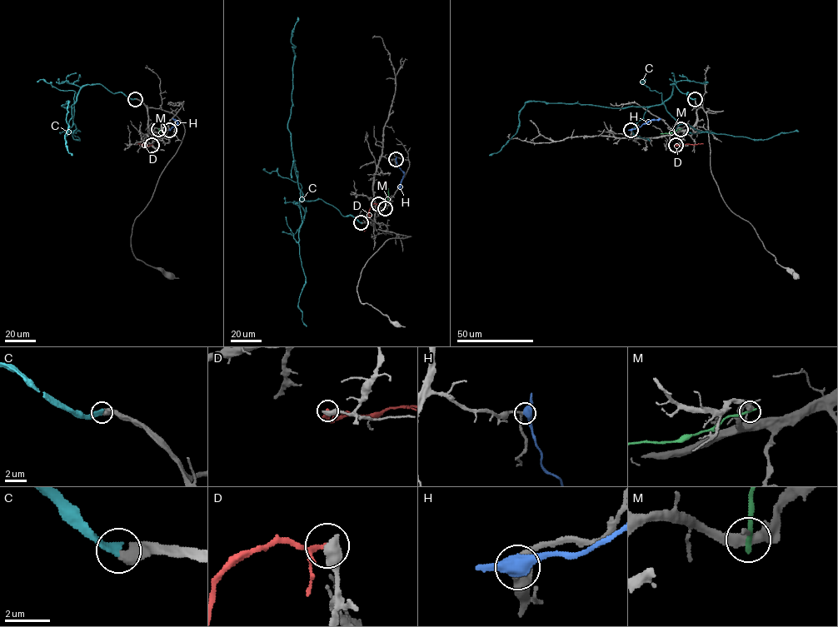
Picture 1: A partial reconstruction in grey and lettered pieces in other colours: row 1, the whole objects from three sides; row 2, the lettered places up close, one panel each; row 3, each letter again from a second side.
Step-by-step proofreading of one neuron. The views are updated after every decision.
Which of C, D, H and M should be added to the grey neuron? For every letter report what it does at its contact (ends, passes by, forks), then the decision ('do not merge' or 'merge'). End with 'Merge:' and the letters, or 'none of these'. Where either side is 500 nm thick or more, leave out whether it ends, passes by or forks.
C: merge
D: do not merge
H: do not merge
M: it ends | do not merge
Merge: C

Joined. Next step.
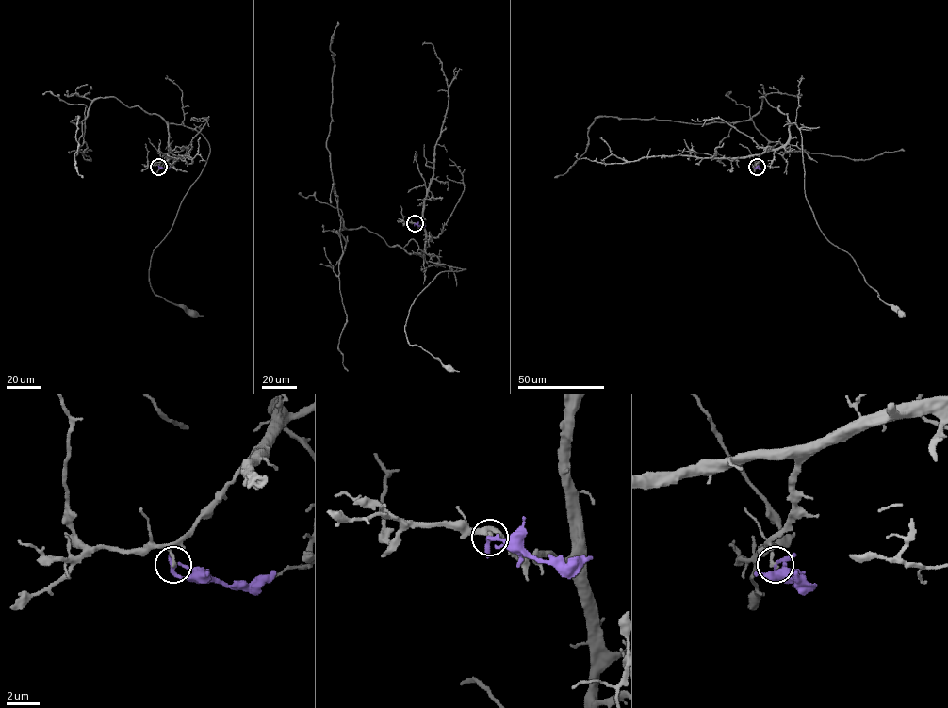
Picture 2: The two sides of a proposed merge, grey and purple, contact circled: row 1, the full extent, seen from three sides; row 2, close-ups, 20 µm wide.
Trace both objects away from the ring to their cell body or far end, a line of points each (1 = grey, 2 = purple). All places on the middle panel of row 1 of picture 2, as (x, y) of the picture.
1: (414, 223), (425, 233), (424, 259), (465, 269), (434, 277), (411, 306), (405, 325), (409, 344), (449, 367)
2: (414, 223), (425, 226)

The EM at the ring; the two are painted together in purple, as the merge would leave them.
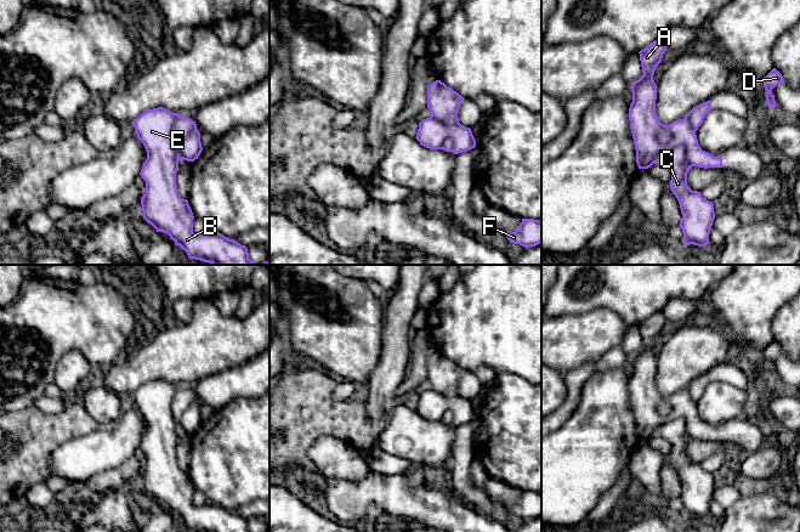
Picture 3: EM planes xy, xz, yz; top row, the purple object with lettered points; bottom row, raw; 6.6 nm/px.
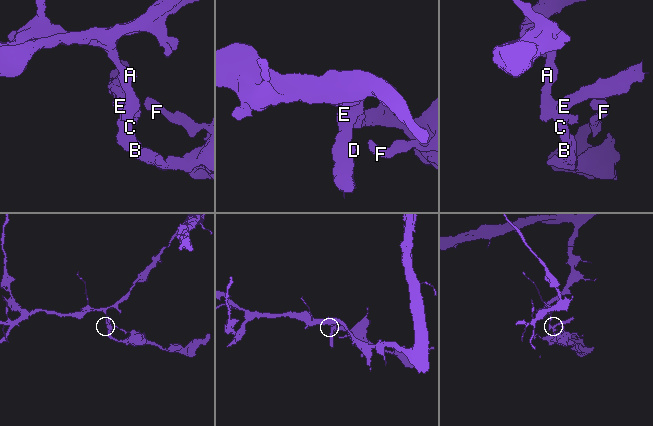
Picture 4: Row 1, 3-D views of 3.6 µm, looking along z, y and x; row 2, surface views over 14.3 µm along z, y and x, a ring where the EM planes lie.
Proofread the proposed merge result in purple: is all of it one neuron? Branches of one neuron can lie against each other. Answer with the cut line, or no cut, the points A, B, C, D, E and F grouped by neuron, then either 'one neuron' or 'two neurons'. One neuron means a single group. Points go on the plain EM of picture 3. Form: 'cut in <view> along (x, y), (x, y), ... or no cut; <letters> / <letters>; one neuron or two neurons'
cut in xy along (182, 388), (174, 396), (171, 403), (171, 414), (176, 422); A / B C D E F; two neurons

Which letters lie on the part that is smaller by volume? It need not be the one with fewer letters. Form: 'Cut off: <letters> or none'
Cut off: B, C, D, E, F

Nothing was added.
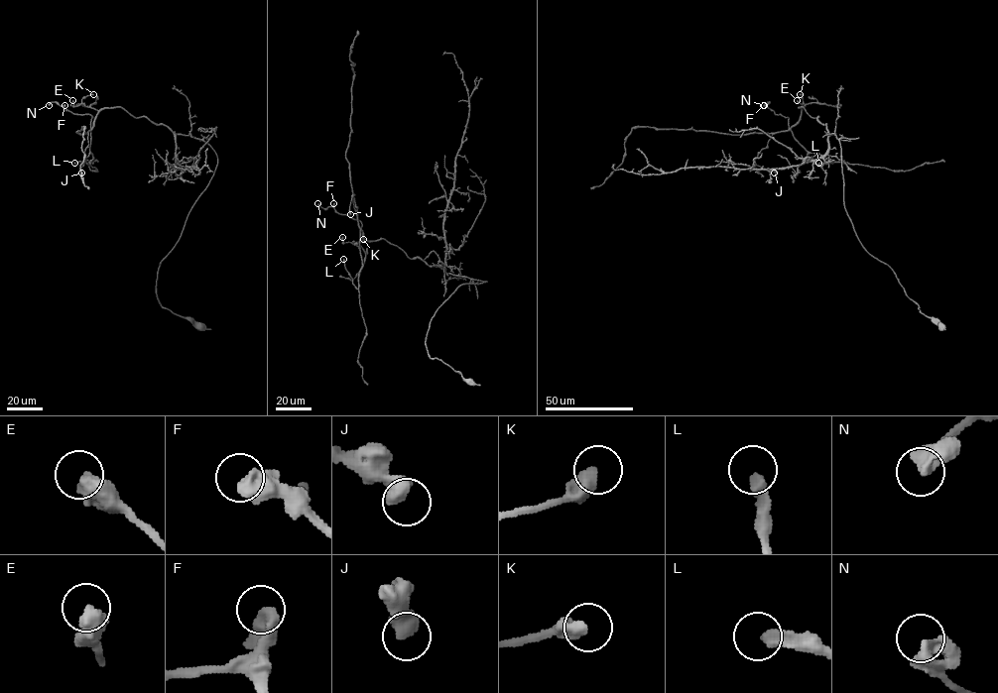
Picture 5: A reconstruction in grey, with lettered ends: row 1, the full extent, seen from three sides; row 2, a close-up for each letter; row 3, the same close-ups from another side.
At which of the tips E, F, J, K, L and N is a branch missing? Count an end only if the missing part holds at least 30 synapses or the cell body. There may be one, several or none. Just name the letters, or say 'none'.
none

